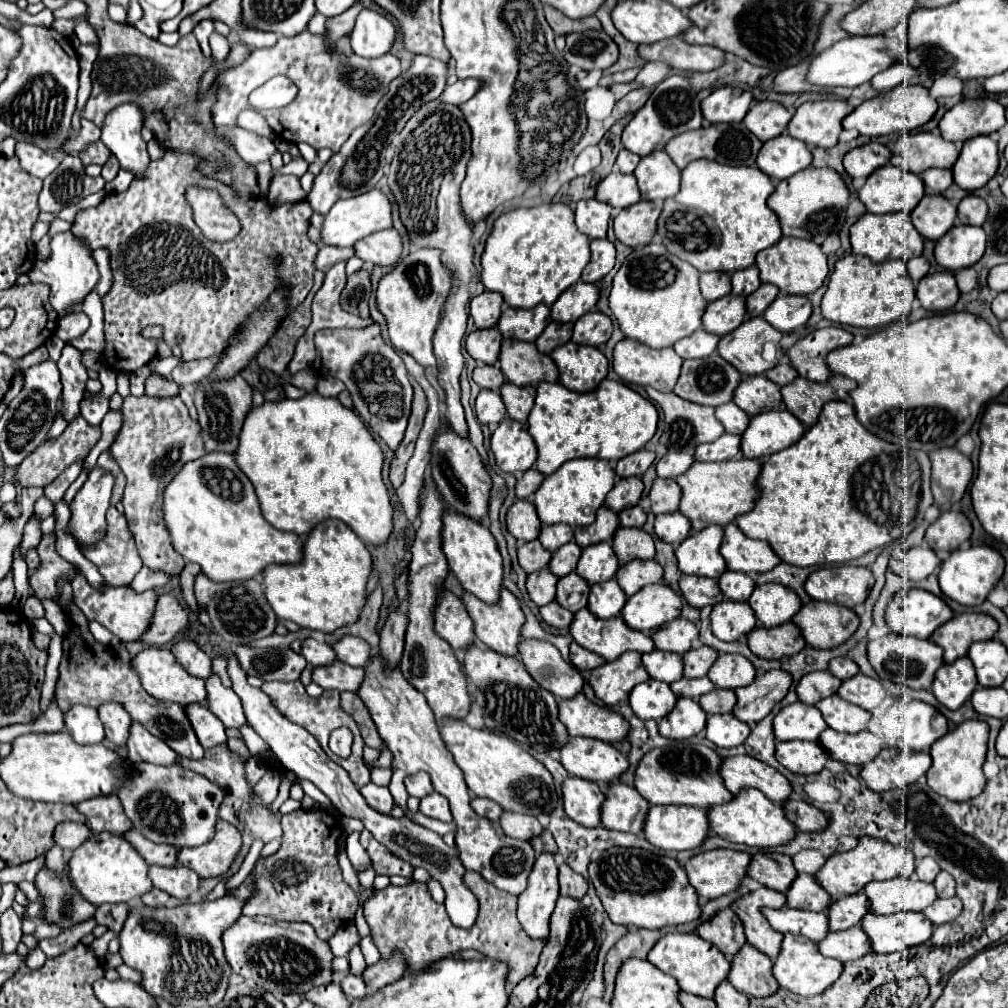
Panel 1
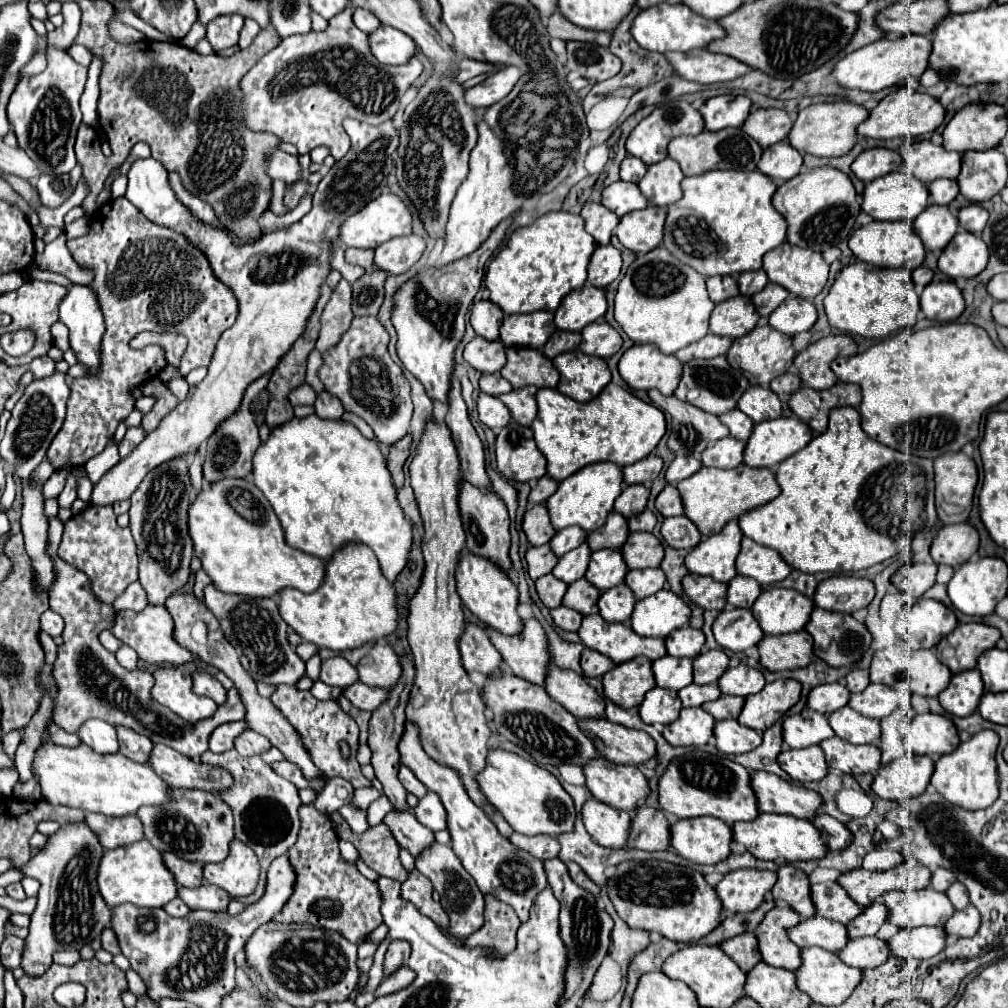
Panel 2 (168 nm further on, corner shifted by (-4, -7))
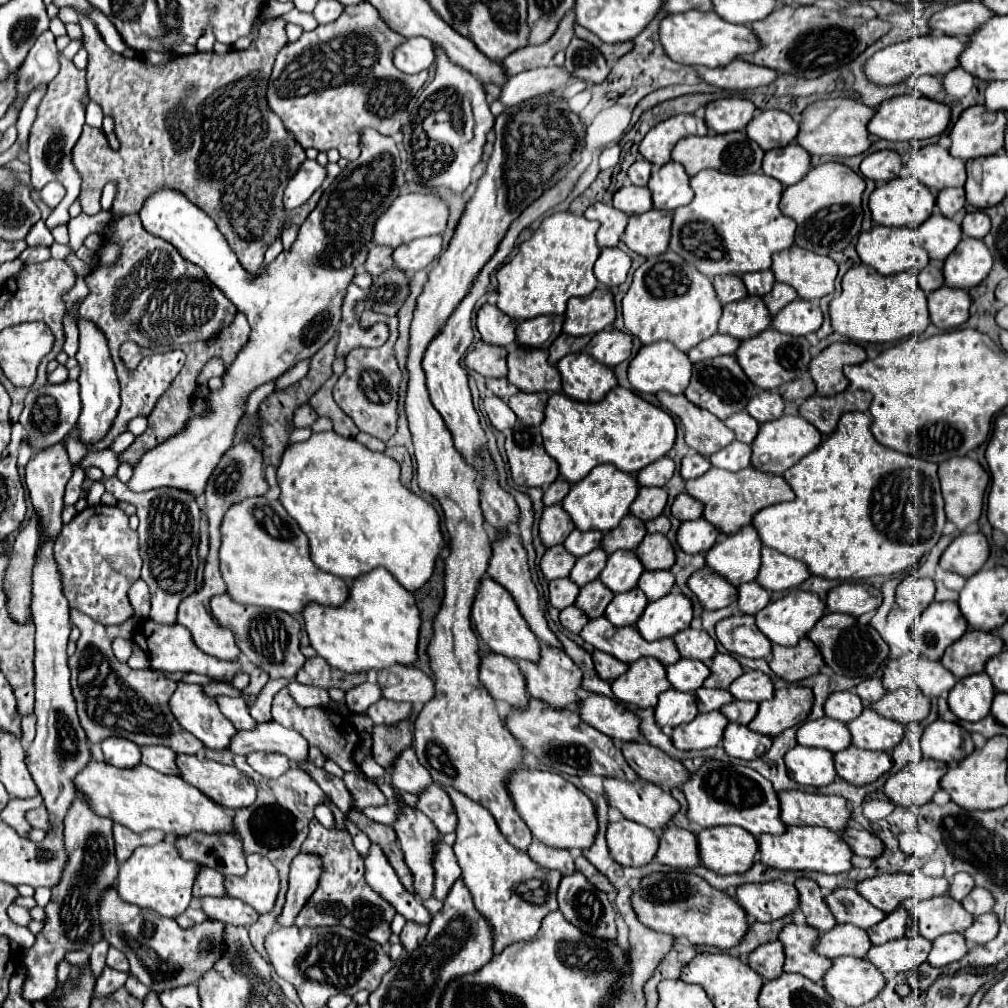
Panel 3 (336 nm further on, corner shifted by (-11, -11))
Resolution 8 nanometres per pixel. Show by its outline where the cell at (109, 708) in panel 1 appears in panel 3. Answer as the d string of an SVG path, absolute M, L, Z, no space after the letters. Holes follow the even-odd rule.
M144 745L140 747L140 753L142 753L142 763L160 771L160 773L168 773L168 775L178 775L178 769L176 769L176 753L172 749L166 749L166 747L160 747L160 745Z

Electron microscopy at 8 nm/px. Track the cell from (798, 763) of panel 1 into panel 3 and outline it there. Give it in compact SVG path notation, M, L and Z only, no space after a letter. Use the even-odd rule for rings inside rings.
M796 745L784 757L788 775L808 787L824 787L834 781L836 771L832 763L832 753L826 749L812 749Z

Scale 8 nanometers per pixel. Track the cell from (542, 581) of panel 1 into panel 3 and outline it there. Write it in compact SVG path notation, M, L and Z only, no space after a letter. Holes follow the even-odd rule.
M568 577L550 581L550 603L552 603L552 607L562 611L562 609L574 605L578 591L580 591L578 585L574 585Z

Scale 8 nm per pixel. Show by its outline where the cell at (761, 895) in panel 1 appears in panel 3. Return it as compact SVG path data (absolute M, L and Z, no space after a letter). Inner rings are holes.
M788 923L778 933L778 941L784 945L784 971L806 975L808 979L820 983L824 973L830 969L832 961L818 955L812 945L818 939L818 931L810 925Z

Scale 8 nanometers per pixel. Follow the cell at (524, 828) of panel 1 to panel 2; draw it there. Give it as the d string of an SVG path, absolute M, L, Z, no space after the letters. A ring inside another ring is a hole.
M513 833L513 835L509 837L509 841L511 841L515 847L531 853L533 857L537 857L537 859L541 859L541 861L547 861L547 859L557 857L557 855L559 855L559 849L561 849L559 841L557 841L555 837L547 837L547 835L527 837L527 835Z

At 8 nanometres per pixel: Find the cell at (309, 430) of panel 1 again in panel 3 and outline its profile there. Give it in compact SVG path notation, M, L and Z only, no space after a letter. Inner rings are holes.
M334 431L312 433L308 441L290 443L276 471L282 489L280 503L296 519L310 543L310 559L324 571L354 579L374 567L386 567L408 591L420 589L432 575L434 561L444 545L438 513L400 483L400 465L384 453L370 451L356 439L346 439Z

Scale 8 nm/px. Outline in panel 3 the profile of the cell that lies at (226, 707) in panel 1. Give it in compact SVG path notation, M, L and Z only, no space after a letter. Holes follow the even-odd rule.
M250 753L246 755L250 767L260 773L262 777L274 779L280 777L282 773L286 773L290 769L290 761L286 761L286 757L282 757L282 753Z

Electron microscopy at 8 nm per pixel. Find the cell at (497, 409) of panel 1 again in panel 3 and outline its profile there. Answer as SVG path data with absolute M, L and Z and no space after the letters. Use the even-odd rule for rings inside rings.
M488 395L488 397L484 399L484 409L486 409L486 415L488 415L488 419L490 419L490 423L492 423L494 429L506 431L506 429L514 427L516 415L514 415L514 411L506 405L506 401L502 401L500 397Z

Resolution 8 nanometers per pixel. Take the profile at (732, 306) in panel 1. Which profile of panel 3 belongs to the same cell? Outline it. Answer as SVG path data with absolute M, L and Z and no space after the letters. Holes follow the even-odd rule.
M744 297L724 305L724 315L720 319L718 331L744 341L768 329L770 323L772 315L768 313L762 297Z

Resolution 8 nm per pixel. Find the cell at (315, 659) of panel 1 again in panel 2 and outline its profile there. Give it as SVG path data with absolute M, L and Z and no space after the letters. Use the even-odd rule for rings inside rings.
M333 657L321 665L321 681L339 689L347 689L349 685L359 681L359 675L349 661L345 661L343 657Z

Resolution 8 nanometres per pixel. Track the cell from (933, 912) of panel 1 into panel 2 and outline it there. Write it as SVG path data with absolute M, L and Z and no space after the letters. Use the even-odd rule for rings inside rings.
M969 905L967 909L963 911L957 911L951 921L947 921L945 925L945 931L949 935L957 935L957 937L973 937L981 927L981 917L979 917L979 911Z

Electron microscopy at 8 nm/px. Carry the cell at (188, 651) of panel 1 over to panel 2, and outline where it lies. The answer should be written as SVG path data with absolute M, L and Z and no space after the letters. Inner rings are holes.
M195 673L193 675L193 689L199 695L211 697L217 705L223 705L225 699L227 699L225 687L213 675L209 675L209 673Z

